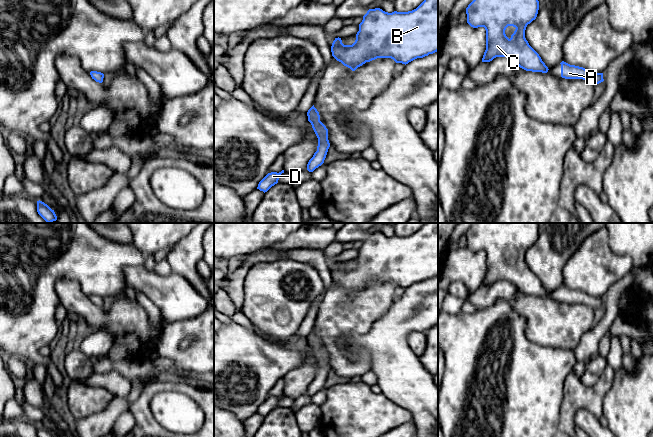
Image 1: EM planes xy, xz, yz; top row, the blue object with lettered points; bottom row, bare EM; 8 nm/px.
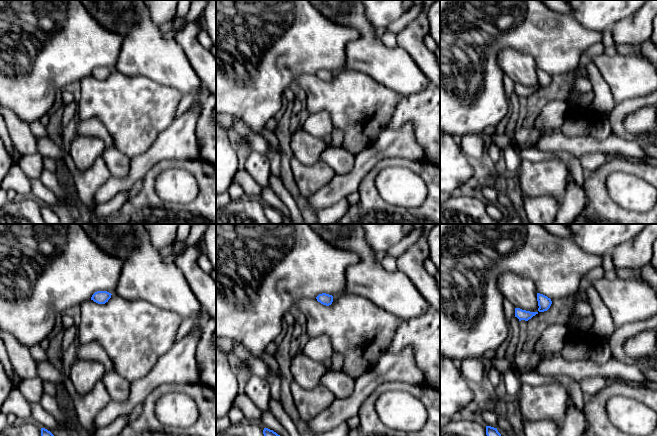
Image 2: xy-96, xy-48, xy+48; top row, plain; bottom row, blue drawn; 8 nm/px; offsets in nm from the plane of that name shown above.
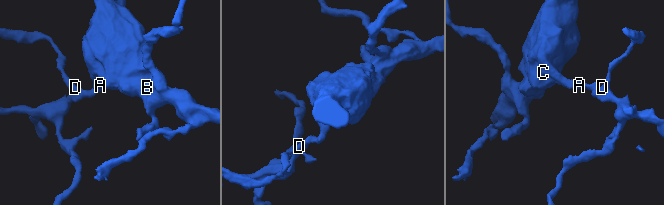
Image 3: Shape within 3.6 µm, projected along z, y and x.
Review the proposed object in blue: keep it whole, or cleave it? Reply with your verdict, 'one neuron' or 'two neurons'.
one neuron

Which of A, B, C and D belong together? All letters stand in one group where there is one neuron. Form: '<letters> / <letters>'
A B C D

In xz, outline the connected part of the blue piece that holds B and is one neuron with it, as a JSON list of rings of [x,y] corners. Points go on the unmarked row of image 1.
[[[424,223],[416,233],[408,236],[388,237],[380,232],[369,233],[359,248],[359,255],[352,269],[344,269],[338,261],[331,270],[332,280],[352,295],[377,282],[391,282],[396,287],[406,289],[437,275],[438,223]]]

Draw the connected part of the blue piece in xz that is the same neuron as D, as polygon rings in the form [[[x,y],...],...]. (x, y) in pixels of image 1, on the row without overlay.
[[[284,394],[281,396],[271,396],[268,397],[258,408],[257,413],[263,415],[264,417],[267,416],[272,410],[278,407],[279,400],[284,397]]]

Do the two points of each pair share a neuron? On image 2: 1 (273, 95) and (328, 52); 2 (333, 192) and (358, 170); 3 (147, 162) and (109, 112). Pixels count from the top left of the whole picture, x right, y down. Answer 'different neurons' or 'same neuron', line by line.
1: same neuron
2: same neuron
3: different neurons

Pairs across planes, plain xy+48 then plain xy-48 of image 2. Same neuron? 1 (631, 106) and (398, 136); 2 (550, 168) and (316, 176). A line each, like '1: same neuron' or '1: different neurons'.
1: different neurons
2: same neuron

